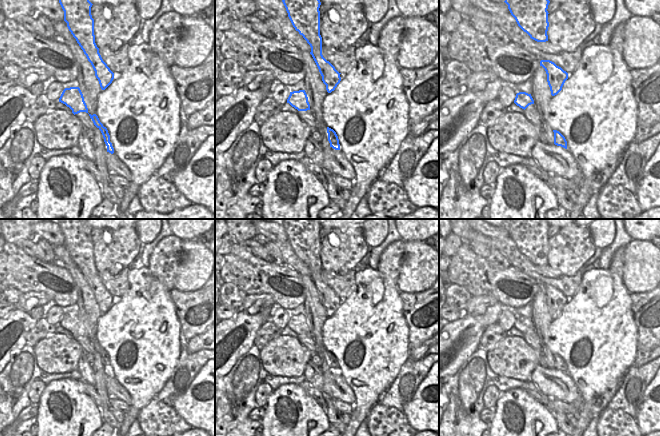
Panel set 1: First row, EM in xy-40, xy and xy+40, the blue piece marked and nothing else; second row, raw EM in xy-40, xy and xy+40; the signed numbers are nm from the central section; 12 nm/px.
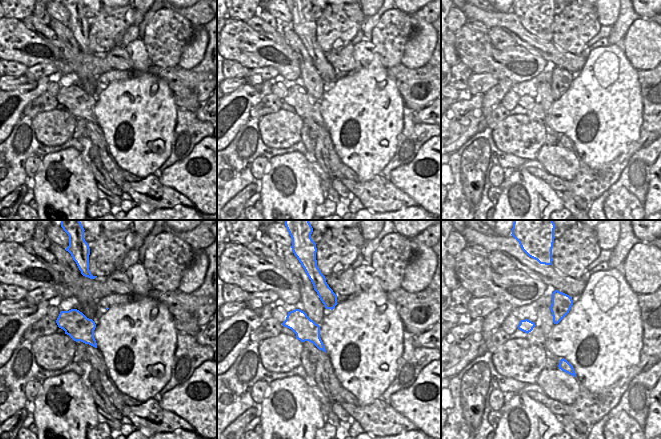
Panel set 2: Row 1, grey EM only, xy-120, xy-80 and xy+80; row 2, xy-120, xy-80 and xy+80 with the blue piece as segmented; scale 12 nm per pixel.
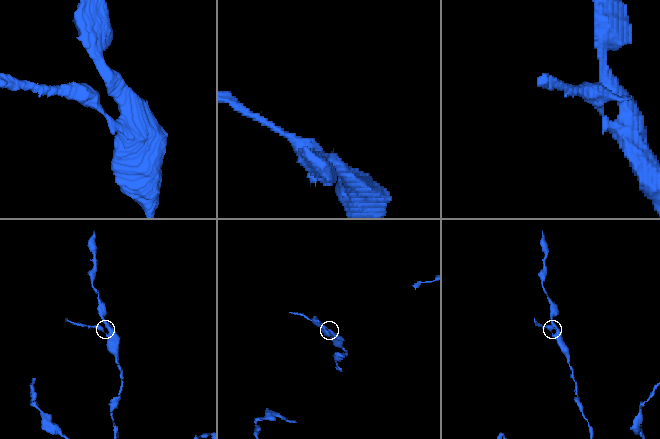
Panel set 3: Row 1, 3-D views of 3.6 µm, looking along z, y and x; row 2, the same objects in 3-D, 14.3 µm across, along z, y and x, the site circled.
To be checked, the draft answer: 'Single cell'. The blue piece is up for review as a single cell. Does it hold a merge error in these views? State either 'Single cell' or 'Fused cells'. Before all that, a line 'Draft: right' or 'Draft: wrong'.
Draft: right
Single cell.

